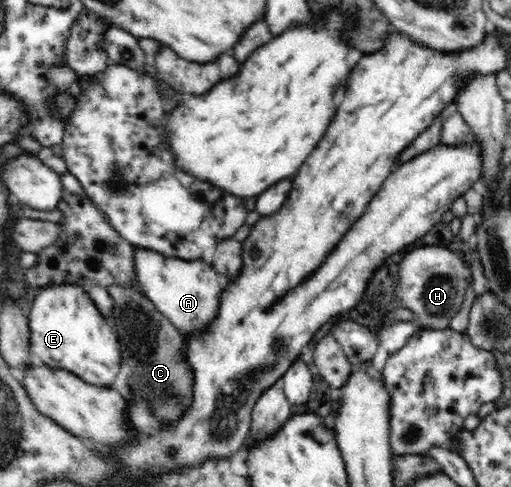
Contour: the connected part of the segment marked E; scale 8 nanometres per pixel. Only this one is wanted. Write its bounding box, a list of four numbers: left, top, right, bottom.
[27,284,121,387]

